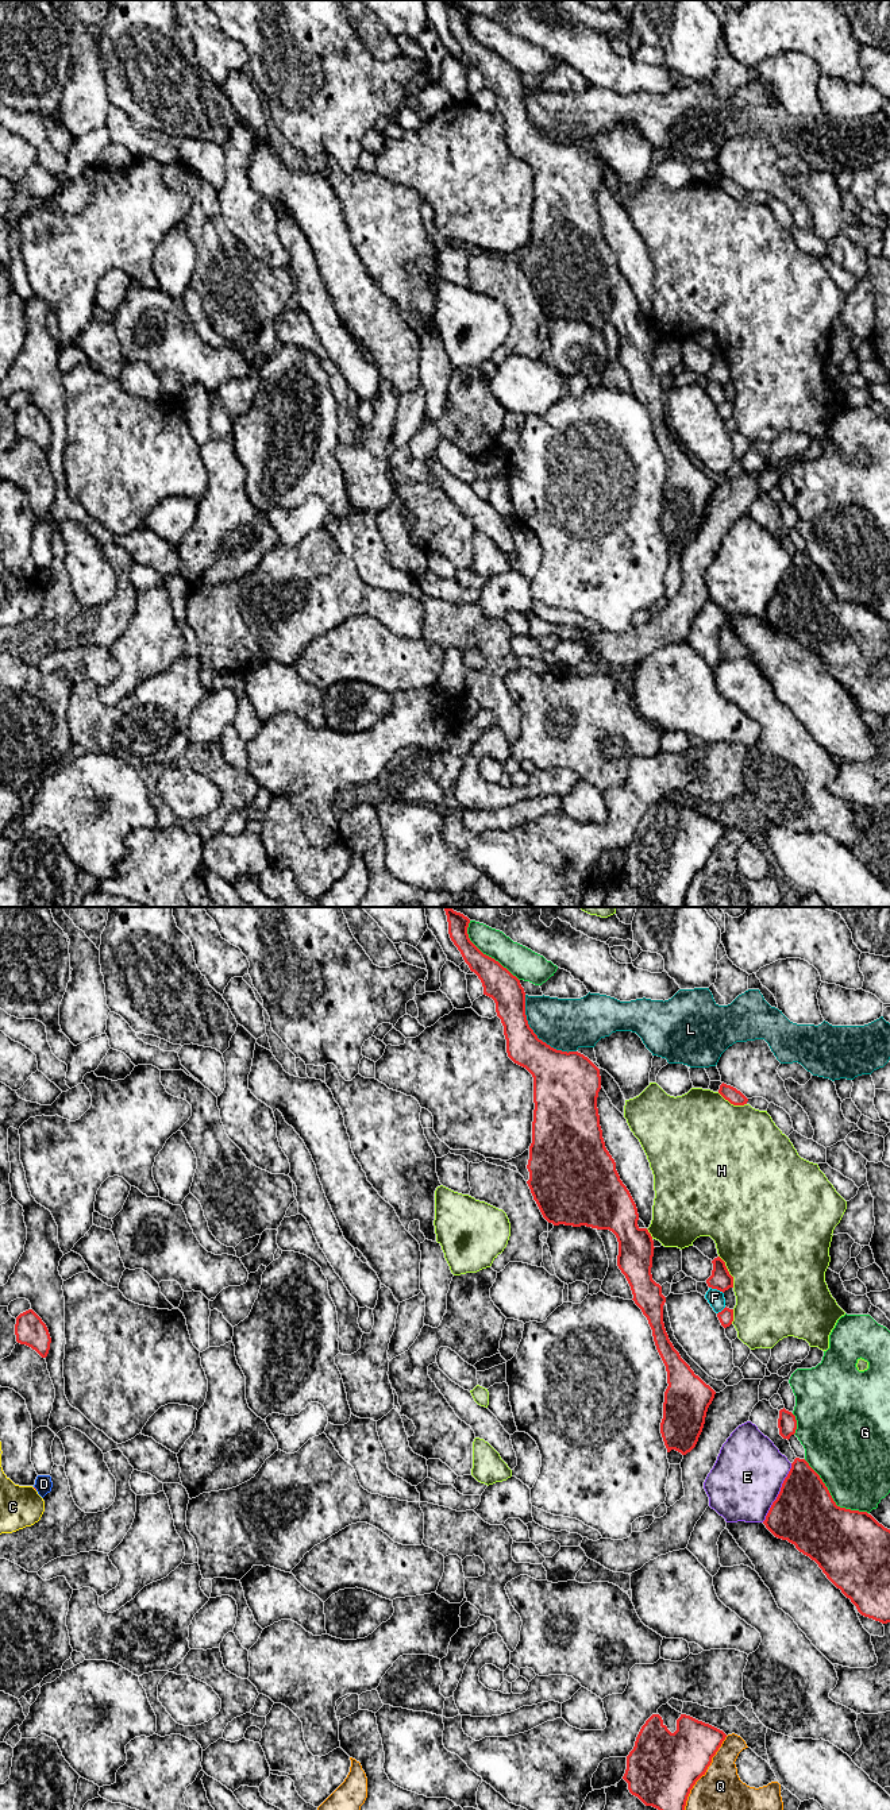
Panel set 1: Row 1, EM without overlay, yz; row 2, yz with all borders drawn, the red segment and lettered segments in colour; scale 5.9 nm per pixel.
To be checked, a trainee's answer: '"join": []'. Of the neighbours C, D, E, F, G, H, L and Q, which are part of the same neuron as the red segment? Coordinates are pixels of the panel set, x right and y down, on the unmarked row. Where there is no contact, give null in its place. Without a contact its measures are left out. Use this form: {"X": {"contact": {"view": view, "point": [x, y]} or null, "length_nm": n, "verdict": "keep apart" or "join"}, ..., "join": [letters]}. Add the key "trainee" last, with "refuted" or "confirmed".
{"C": {"contact": null, "verdict": "keep apart"}, "D": {"contact": null, "verdict": "keep apart"}, "E": {"contact": {"view": "yz", "point": [779, 586]}, "length_nm": 400, "verdict": "keep apart"}, "F": {"contact": {"view": "yz", "point": [716, 381]}, "length_nm": 100, "verdict": "keep apart"}, "G": {"contact": {"view": "yz", "point": [831, 590]}, "length_nm": 500, "verdict": "keep apart"}, "H": {"contact": {"view": "yz", "point": [728, 365]}, "length_nm": 220, "verdict": "keep apart"}, "L": {"contact": {"view": "yz", "point": [536, 128]}, "length_nm": 460, "verdict": "keep apart"}, "Q": {"contact": {"view": "yz", "point": [702, 867]}, "length_nm": 550, "verdict": "keep apart"}, "join": [], "trainee": "confirmed"}

